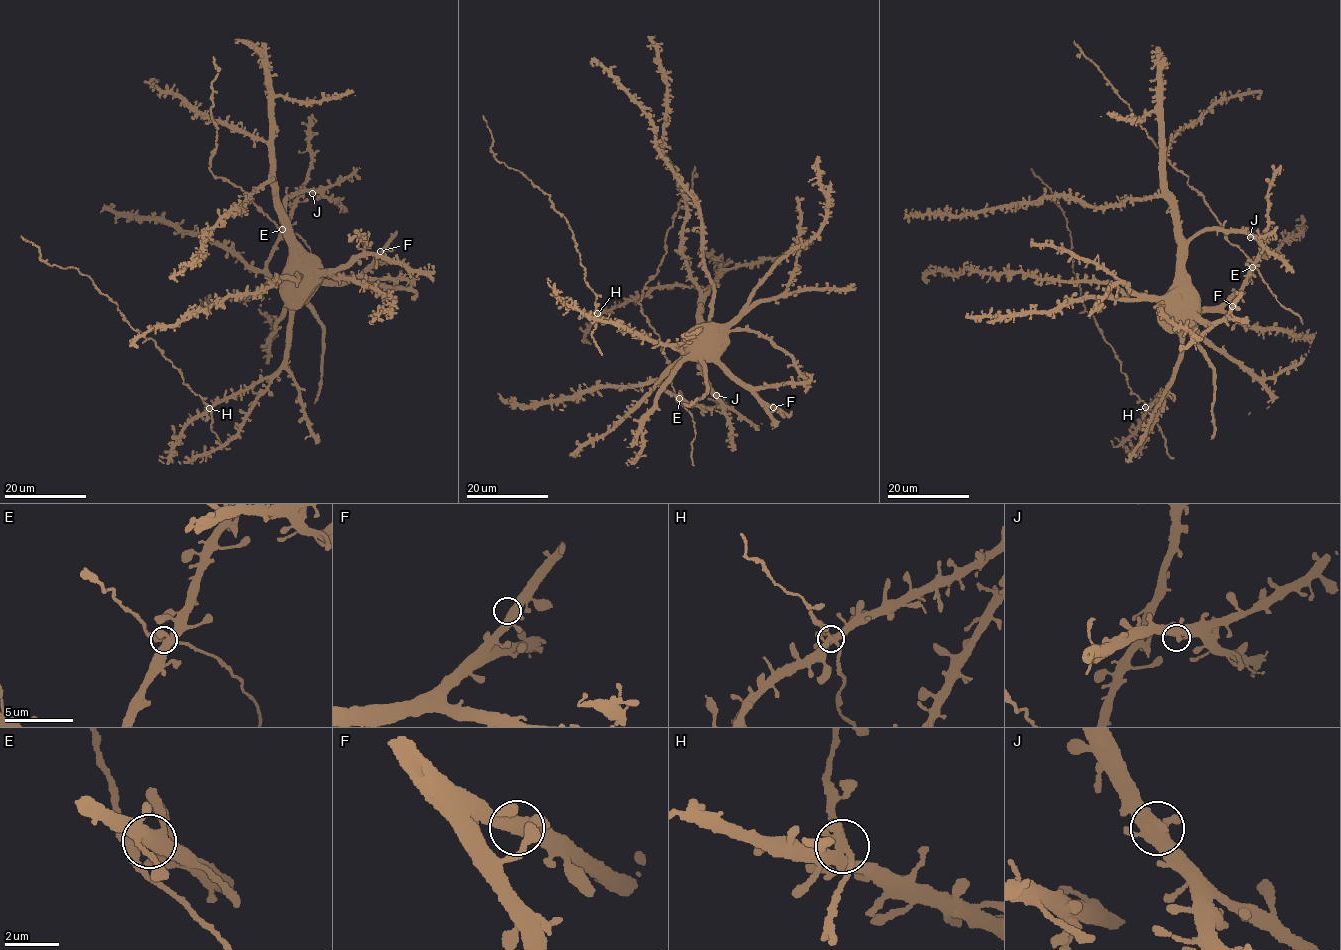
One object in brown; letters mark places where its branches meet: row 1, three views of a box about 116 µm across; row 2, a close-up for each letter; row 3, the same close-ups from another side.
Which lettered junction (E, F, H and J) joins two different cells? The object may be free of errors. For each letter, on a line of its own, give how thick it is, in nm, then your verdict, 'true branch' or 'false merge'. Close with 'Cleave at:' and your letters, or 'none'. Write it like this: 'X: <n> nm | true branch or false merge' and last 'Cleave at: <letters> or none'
E: 440 nm | true branch
F: 440 nm | true branch
H: 400 nm | true branch
J: 380 nm | true branch
Cleave at: none

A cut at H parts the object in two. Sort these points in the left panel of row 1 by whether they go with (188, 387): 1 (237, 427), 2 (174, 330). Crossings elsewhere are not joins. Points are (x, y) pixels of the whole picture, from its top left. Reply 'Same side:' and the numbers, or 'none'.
Same side: none

